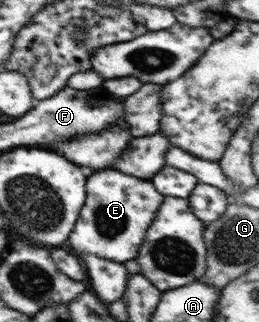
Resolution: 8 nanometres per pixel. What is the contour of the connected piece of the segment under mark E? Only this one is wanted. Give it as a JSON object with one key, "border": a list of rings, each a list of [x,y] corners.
{"border":[[[108,168],[96,170],[87,177],[86,199],[68,245],[78,253],[98,255],[113,262],[134,260],[164,198],[150,180]]]}

